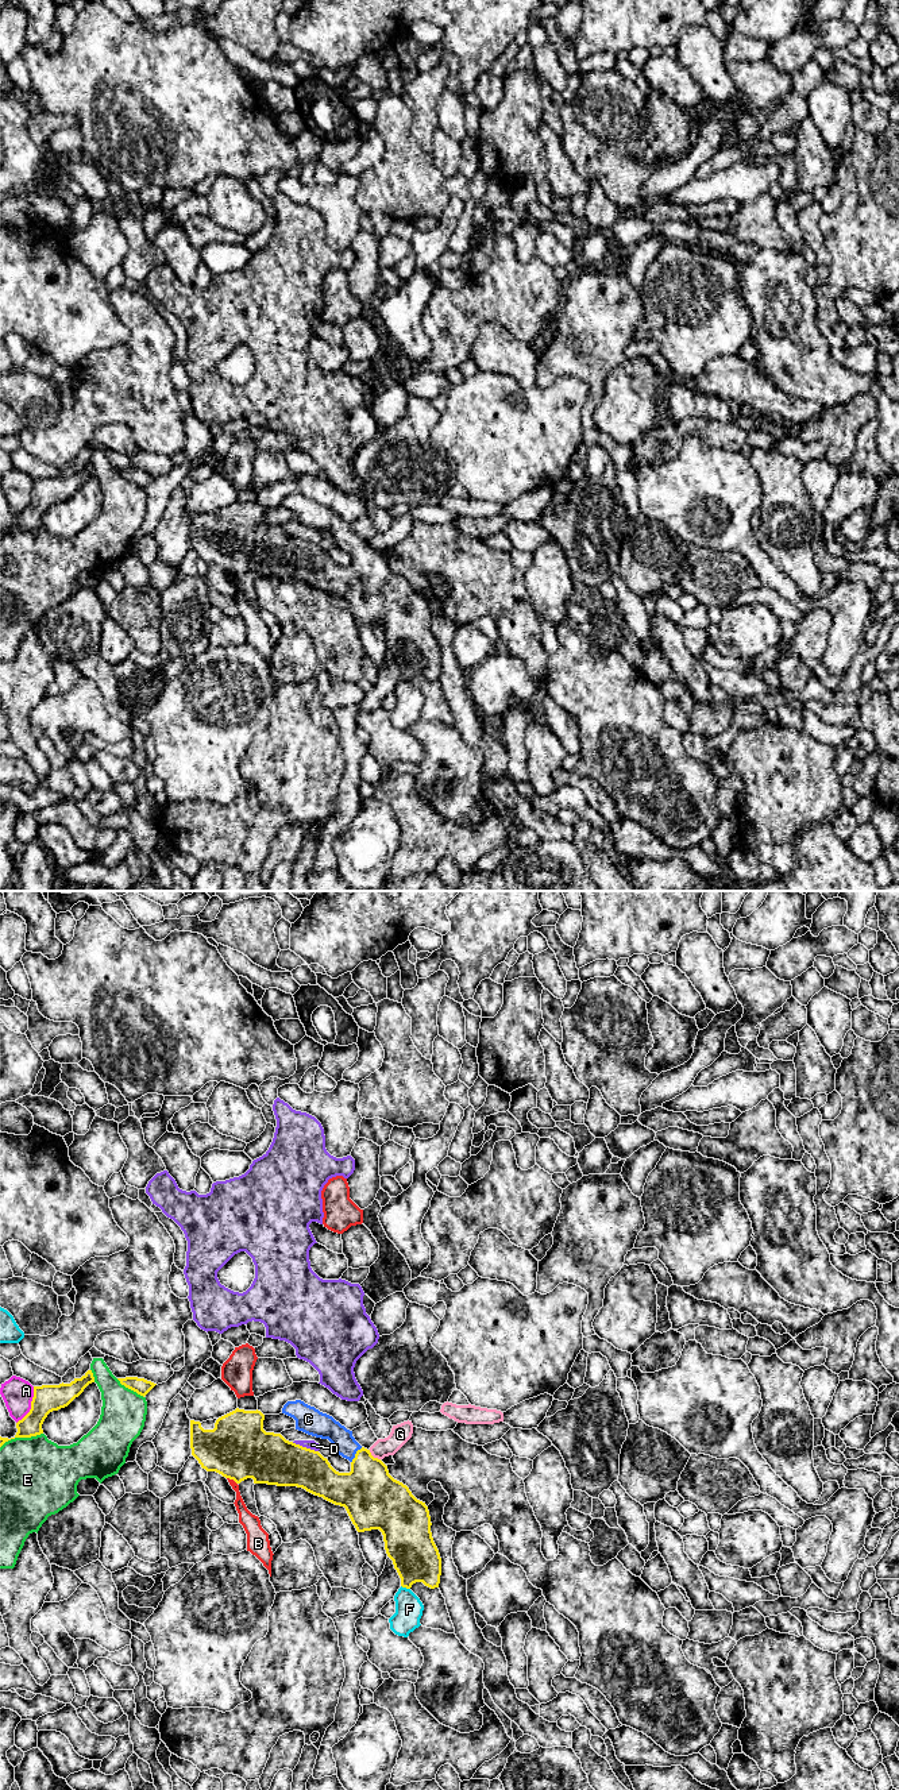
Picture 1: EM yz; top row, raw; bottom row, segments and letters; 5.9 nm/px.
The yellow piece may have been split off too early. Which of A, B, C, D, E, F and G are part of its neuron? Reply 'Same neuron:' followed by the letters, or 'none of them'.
Same neuron: C

